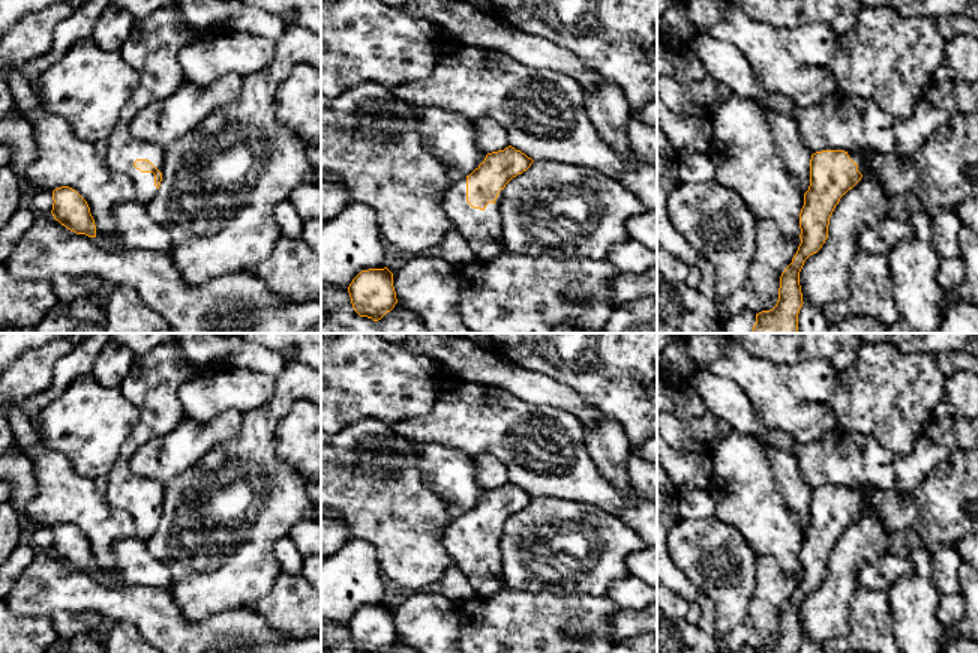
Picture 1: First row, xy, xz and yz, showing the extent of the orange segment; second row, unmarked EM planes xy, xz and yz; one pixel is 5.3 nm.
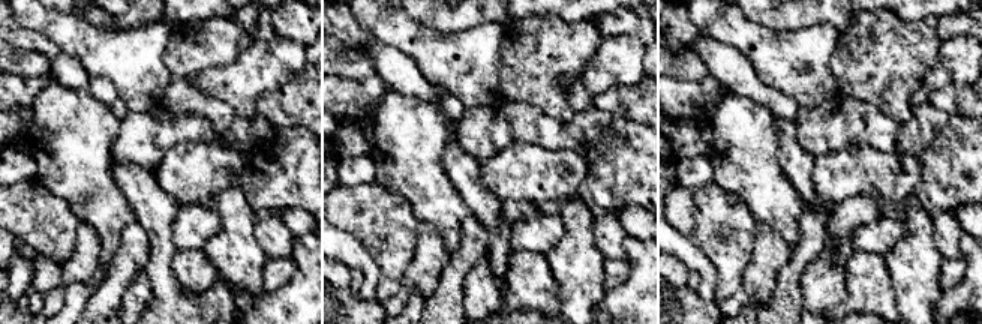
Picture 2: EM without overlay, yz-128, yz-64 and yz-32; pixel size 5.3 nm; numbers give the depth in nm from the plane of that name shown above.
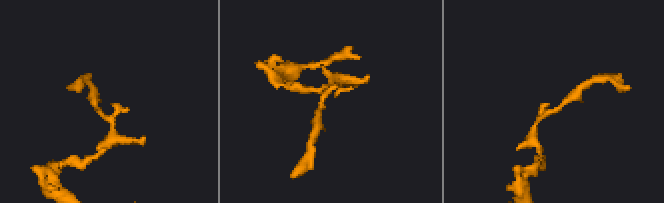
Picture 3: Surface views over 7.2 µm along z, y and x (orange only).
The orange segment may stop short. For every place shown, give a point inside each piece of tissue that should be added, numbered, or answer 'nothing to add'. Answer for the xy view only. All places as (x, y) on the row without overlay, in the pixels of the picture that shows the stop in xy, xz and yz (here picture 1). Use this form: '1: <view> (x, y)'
1: xy (152, 383)

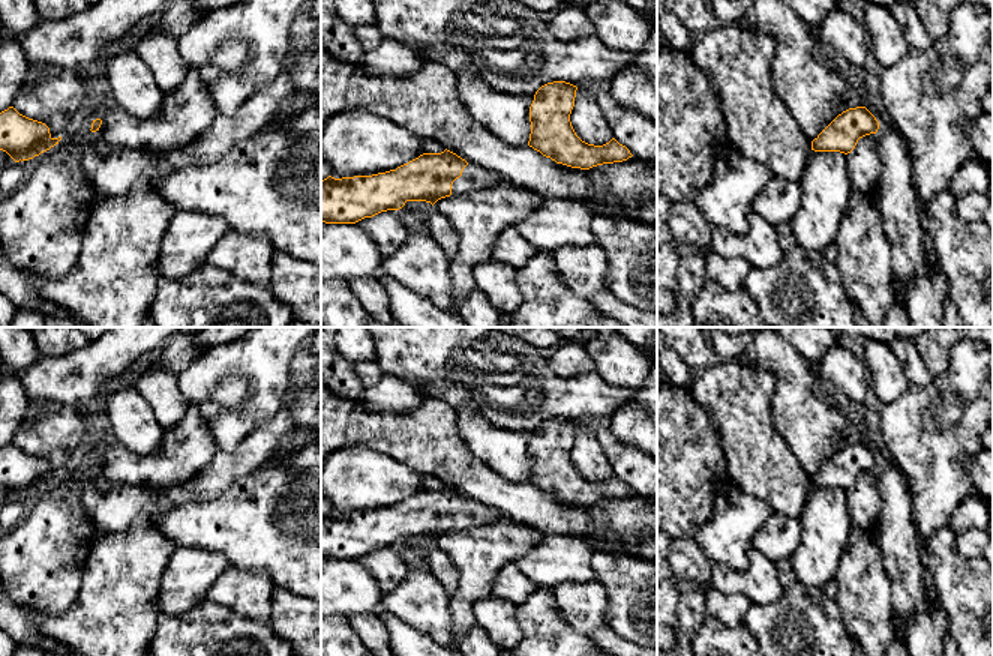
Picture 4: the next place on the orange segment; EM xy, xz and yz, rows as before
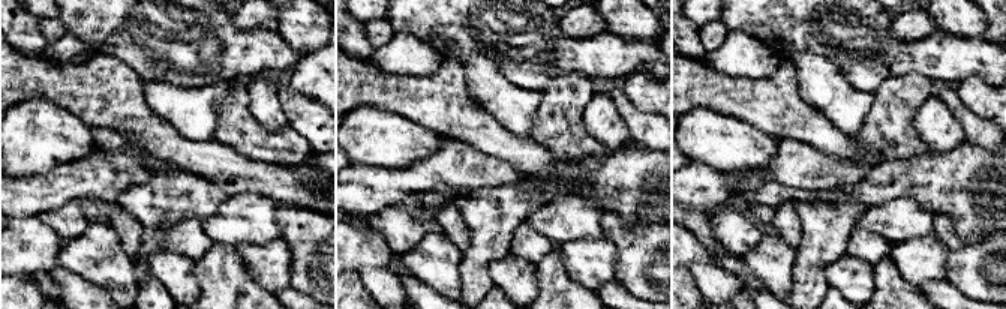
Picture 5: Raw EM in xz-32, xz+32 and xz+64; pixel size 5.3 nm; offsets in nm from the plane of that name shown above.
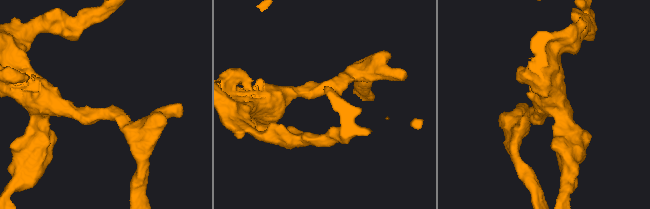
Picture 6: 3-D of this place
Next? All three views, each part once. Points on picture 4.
1: xz (474, 512)

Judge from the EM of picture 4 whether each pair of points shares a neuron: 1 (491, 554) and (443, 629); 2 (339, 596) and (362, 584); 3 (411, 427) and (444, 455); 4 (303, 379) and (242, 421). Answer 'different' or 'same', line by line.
1: different
2: same
3: same
4: different

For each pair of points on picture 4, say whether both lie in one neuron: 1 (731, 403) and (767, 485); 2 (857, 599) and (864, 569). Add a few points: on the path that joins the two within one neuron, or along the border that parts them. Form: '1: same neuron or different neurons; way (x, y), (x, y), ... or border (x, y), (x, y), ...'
1: same neuron; way (746, 424), (752, 446), (762, 464)
2: same neuron; way (863, 592), (863, 577)

